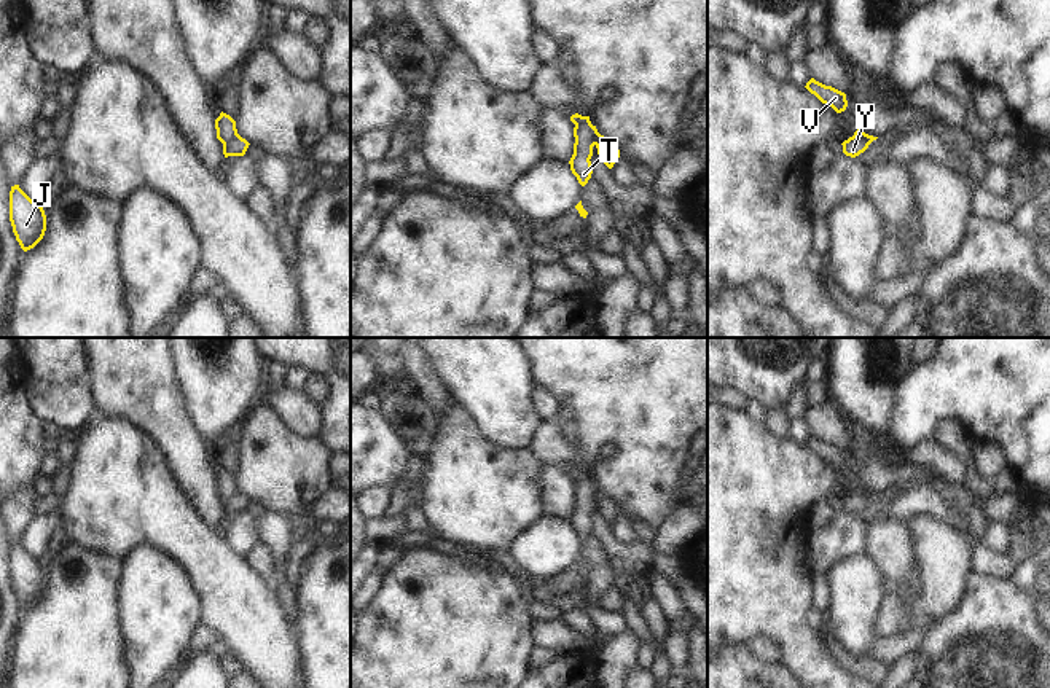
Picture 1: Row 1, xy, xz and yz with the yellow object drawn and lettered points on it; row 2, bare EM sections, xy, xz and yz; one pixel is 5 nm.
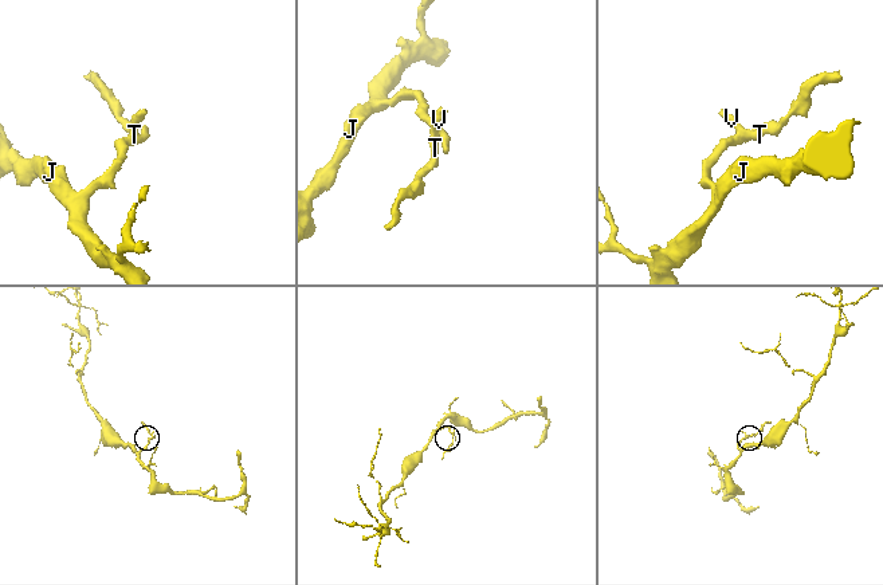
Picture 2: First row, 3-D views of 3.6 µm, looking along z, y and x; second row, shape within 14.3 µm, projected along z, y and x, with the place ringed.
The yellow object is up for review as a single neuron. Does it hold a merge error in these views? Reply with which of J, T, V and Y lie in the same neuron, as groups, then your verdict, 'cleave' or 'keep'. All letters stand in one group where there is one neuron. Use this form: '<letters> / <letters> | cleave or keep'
J Y / T V | cleave

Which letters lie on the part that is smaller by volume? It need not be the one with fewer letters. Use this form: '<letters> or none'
T, V

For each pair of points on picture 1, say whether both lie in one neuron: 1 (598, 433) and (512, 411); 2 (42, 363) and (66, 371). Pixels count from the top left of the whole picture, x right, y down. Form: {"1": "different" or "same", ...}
{"1": "different", "2": "same"}

